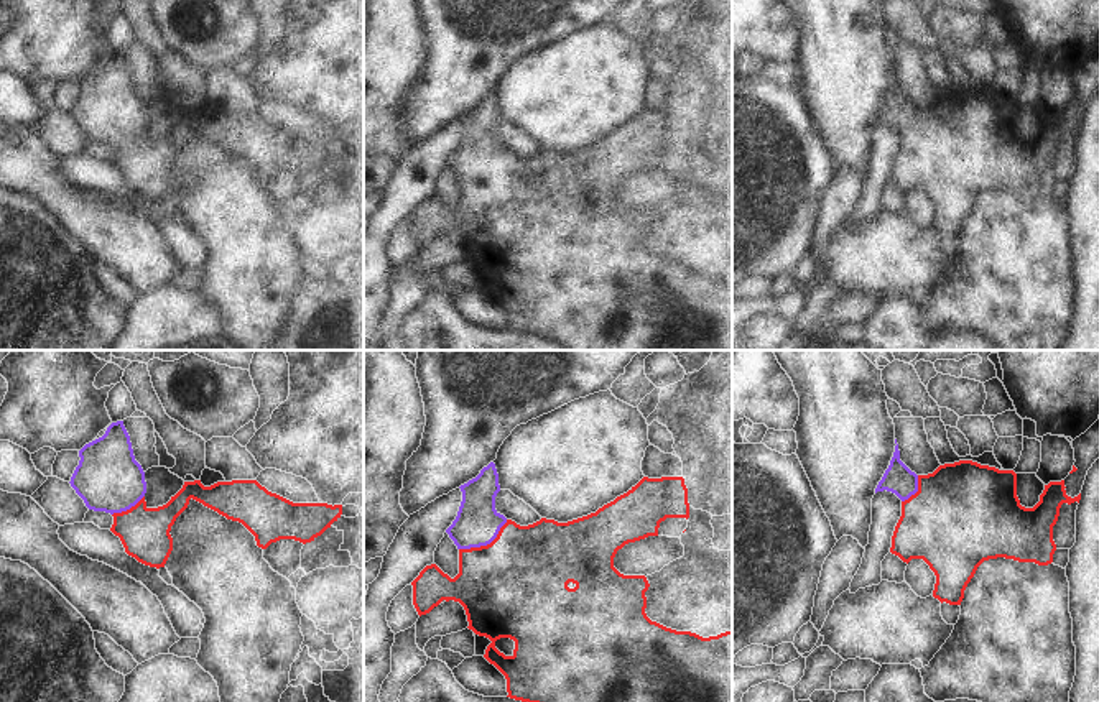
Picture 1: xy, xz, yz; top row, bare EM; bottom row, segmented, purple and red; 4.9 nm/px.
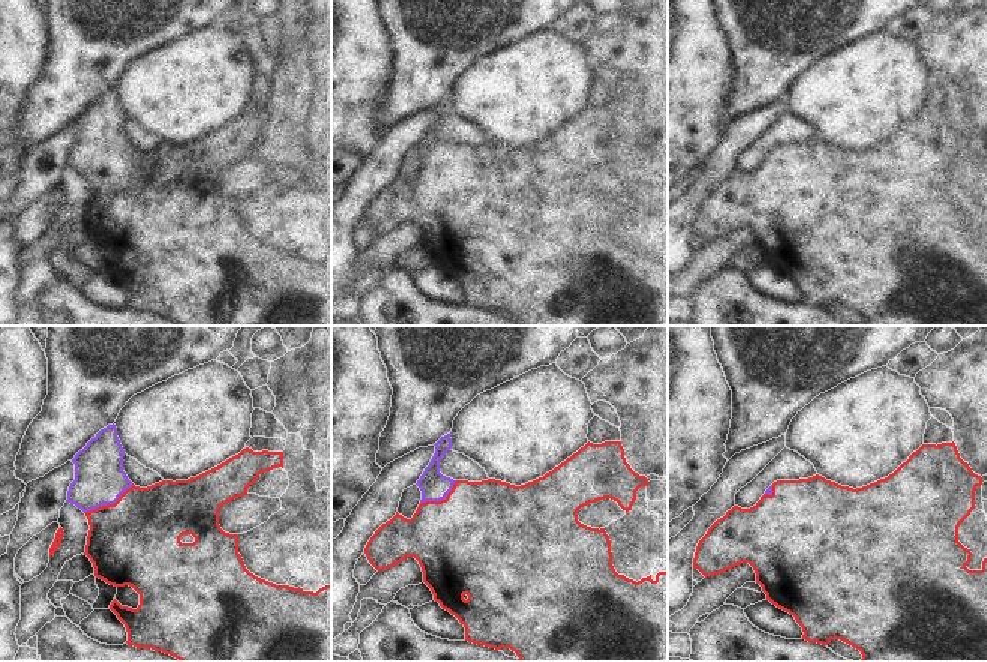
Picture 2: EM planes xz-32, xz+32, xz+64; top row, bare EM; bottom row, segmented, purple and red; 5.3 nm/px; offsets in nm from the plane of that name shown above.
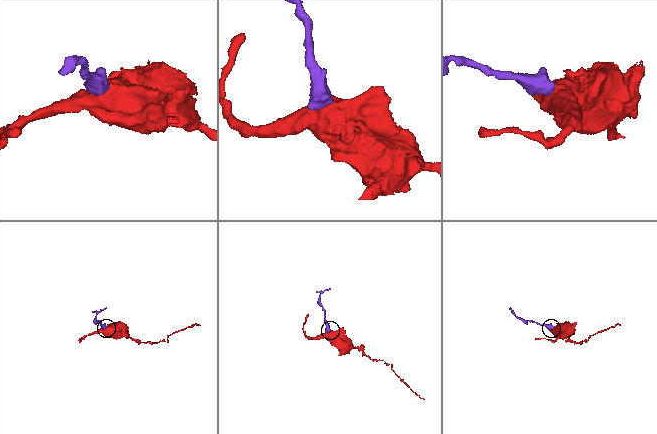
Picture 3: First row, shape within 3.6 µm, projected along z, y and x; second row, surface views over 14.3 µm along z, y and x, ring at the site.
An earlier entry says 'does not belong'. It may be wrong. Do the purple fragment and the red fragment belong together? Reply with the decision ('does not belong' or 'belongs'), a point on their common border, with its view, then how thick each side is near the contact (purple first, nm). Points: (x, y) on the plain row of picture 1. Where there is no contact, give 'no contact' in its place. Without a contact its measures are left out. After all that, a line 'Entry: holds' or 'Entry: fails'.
belongs | xz (486, 176) | 220/500 nm
Entry: fails

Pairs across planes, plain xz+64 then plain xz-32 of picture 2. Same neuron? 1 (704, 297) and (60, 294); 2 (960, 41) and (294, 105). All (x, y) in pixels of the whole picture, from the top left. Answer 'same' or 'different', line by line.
1: same
2: different

